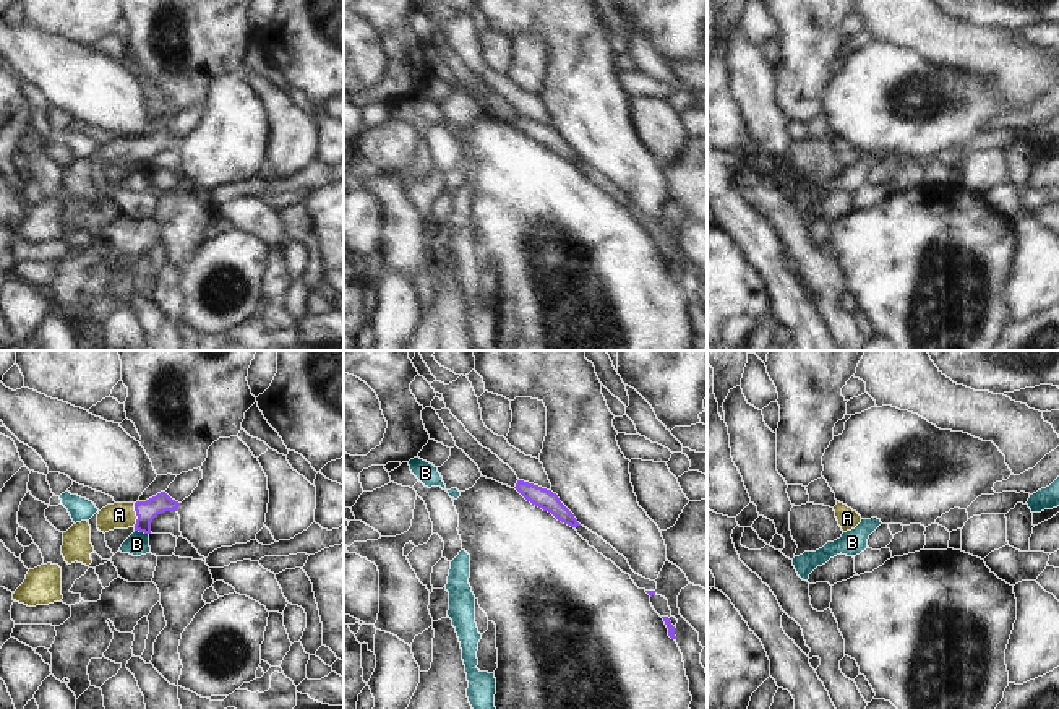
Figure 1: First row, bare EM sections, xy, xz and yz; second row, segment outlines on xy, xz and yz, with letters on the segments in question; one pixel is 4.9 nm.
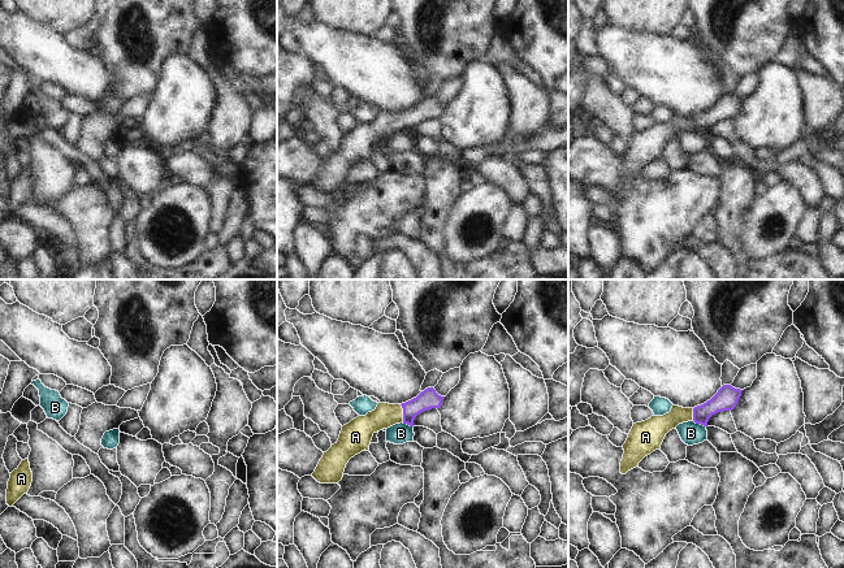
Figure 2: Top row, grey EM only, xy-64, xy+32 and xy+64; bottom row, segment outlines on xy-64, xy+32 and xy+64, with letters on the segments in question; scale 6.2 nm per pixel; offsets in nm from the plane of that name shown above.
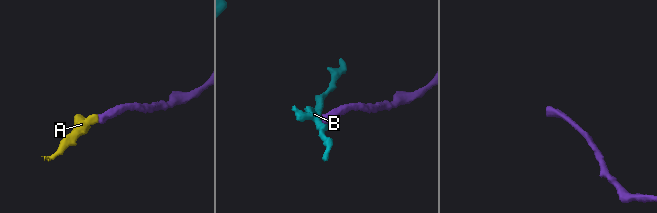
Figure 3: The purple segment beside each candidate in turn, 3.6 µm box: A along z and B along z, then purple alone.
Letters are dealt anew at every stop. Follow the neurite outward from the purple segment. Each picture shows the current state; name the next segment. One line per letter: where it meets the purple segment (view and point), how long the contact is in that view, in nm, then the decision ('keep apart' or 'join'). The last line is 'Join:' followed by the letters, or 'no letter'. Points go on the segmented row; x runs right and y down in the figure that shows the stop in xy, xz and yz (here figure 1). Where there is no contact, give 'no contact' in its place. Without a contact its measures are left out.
A: meets purple in xy at (137, 515); contact 120 nm long; join
B: meets purple in xy at (141, 531); contact 80 nm long; keep apart
Join: A

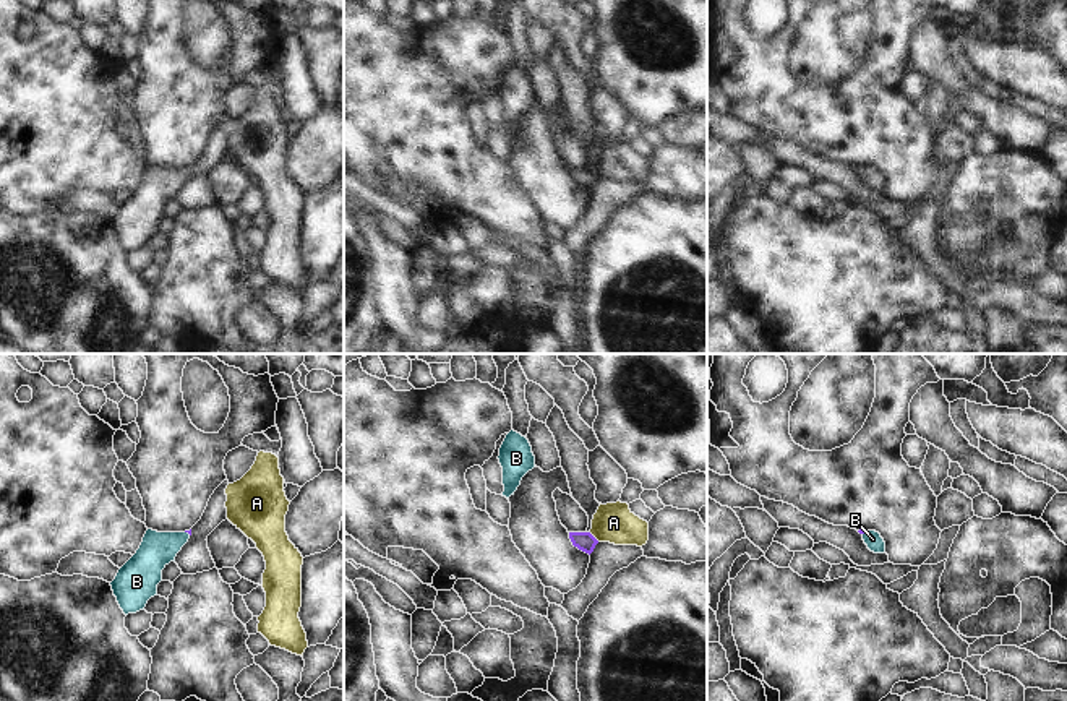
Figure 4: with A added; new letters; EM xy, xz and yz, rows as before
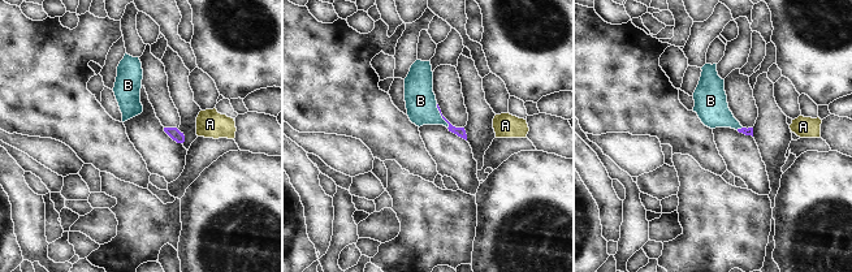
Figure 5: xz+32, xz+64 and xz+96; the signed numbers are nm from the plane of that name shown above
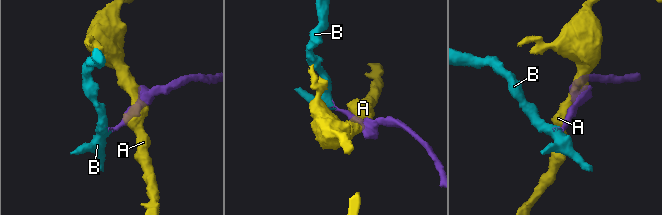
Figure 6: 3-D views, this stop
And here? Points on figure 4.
A: meets purple in xz at (592, 536); contact 70 nm long; keep apart
B: meets purple in xy at (188, 533); contact 40 nm long; join
Join: B

